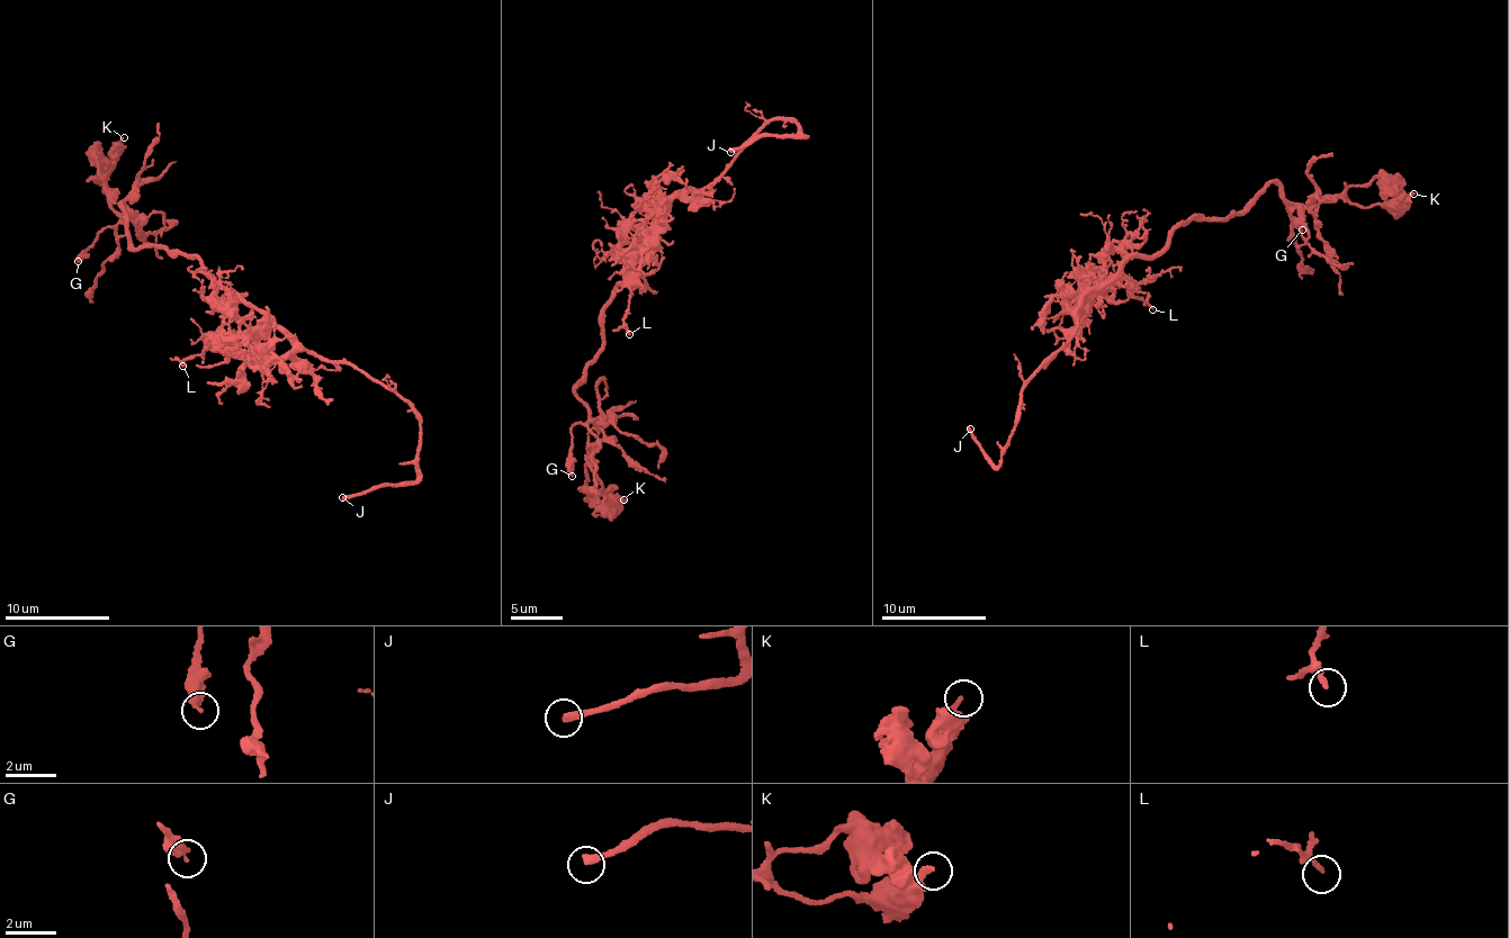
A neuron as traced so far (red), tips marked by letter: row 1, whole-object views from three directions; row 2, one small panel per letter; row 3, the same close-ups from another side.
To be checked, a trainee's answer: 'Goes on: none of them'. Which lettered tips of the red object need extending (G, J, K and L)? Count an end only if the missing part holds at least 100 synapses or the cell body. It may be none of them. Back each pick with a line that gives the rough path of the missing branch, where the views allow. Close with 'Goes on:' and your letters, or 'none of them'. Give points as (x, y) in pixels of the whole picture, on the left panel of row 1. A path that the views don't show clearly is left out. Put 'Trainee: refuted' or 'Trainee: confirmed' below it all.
J: missing branch runs (342, 497), (315, 503), (253, 498), (177, 510), (134, 495), (87, 511), (74, 524), (53, 524)
Goes on: J
Trainee: refuted

